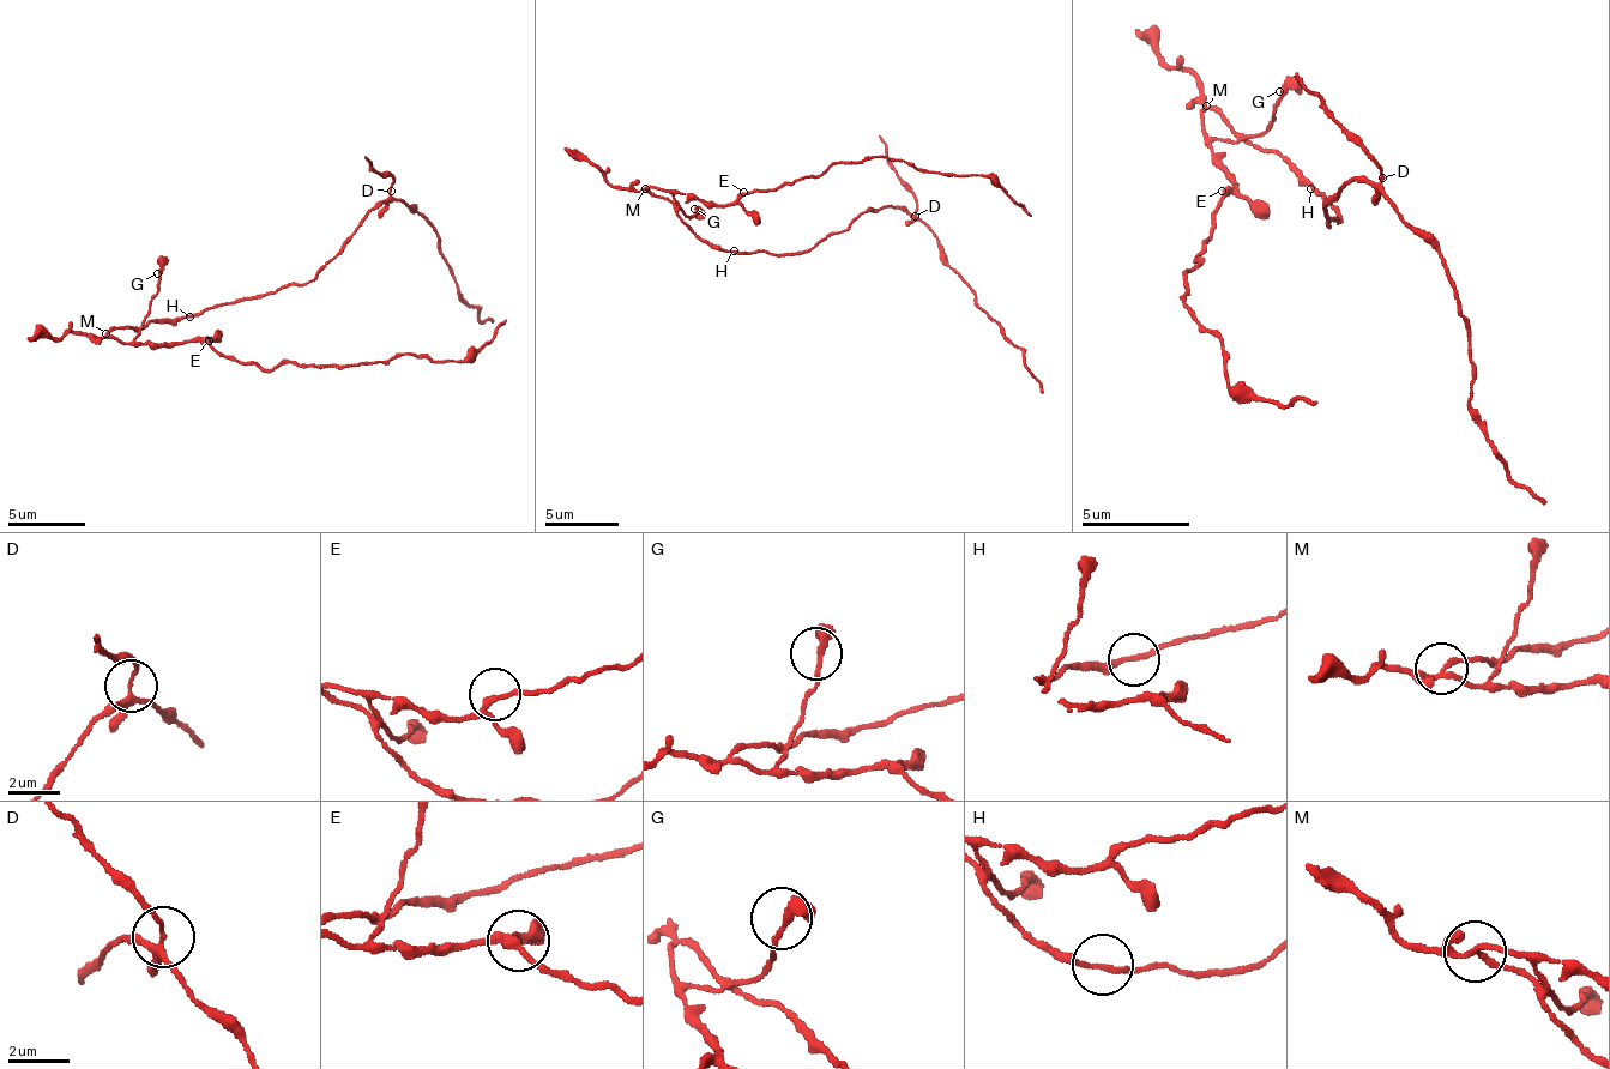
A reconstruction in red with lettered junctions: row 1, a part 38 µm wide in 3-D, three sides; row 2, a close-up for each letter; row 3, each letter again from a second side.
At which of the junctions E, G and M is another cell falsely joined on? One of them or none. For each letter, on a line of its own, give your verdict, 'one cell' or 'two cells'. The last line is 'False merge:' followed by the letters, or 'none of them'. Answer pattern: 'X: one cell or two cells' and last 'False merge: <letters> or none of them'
E: one cell
G: one cell
M: two cells
False merge: M

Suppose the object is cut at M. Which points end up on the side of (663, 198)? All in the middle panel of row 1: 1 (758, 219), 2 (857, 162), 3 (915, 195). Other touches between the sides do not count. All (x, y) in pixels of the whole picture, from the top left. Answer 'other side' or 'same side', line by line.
1: other side
2: other side
3: same side

